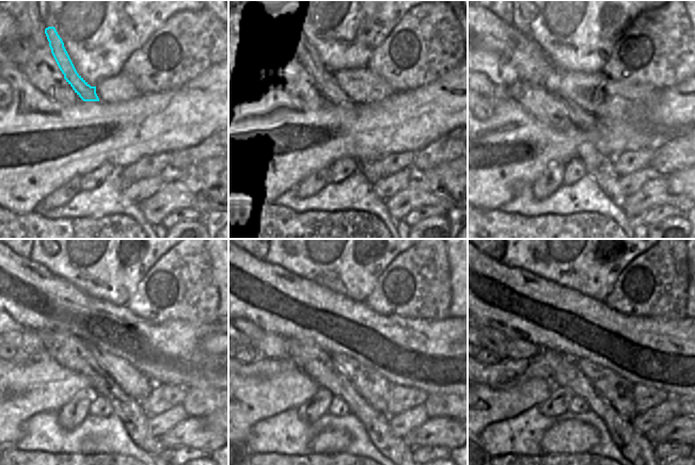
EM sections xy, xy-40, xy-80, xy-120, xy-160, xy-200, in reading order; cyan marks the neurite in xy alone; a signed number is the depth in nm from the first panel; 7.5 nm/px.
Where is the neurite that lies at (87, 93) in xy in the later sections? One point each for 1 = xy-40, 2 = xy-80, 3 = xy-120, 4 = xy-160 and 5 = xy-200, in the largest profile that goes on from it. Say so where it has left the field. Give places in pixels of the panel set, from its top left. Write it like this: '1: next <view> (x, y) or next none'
1: next xy-40 (322, 82)
2: next xy-80 (590, 126)
3: next xy-120 (135, 384)
4: next xy-160 (373, 387)
5: next xy-200 (614, 389)

